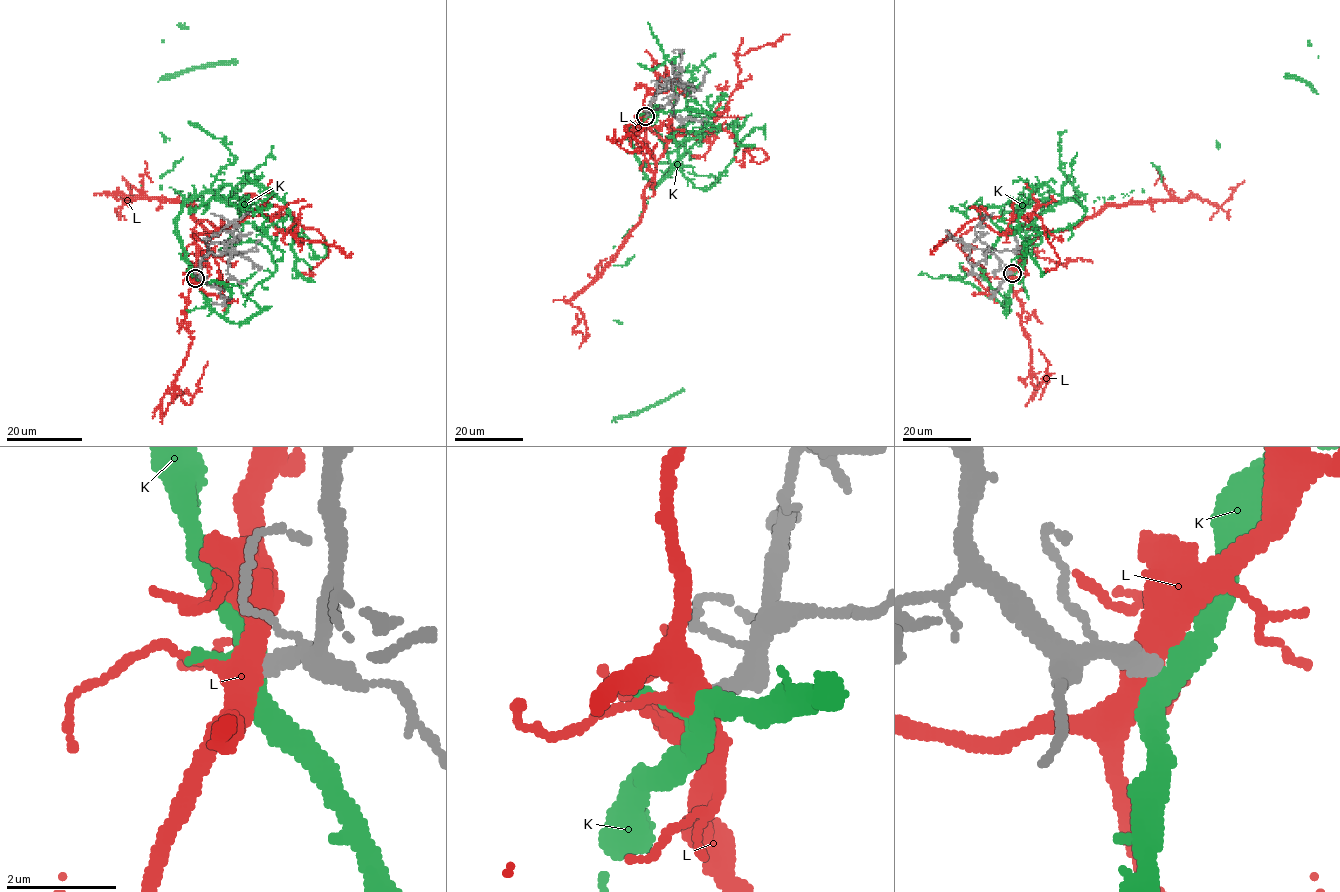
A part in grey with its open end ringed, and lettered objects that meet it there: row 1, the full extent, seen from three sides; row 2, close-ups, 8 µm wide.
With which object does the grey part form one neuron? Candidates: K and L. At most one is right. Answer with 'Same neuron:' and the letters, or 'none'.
Same neuron: none

